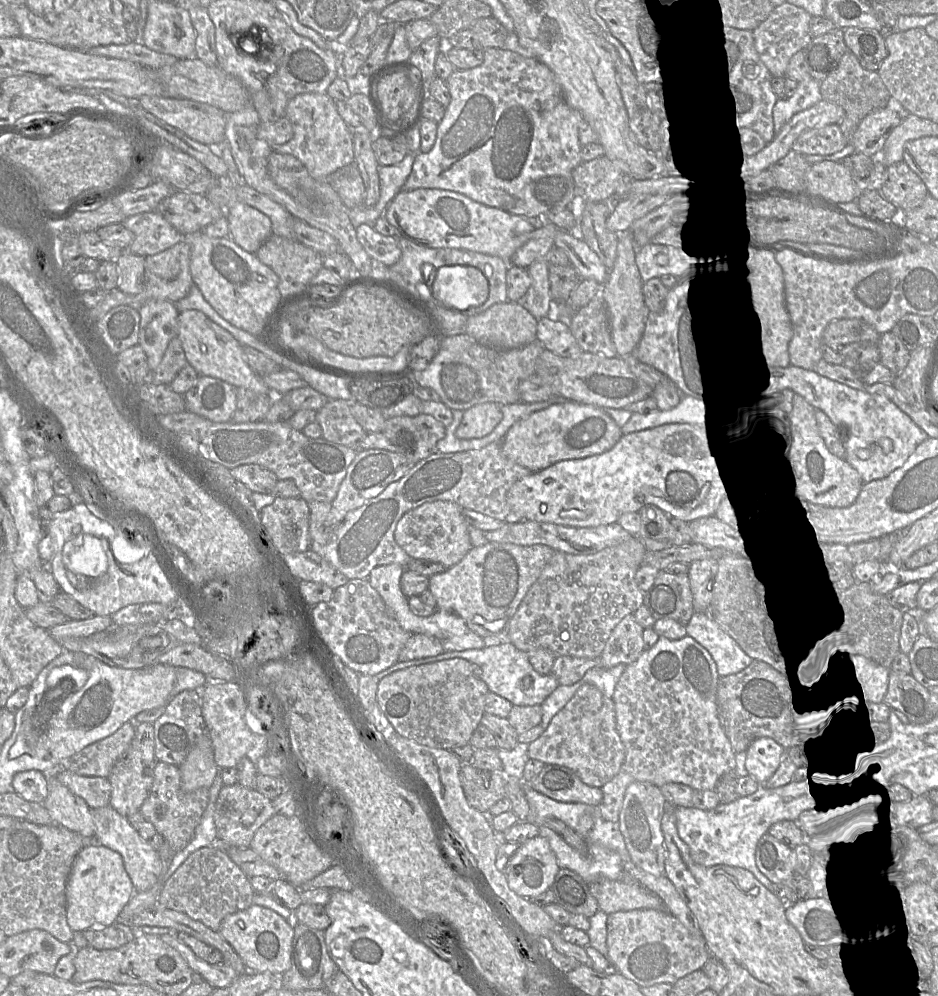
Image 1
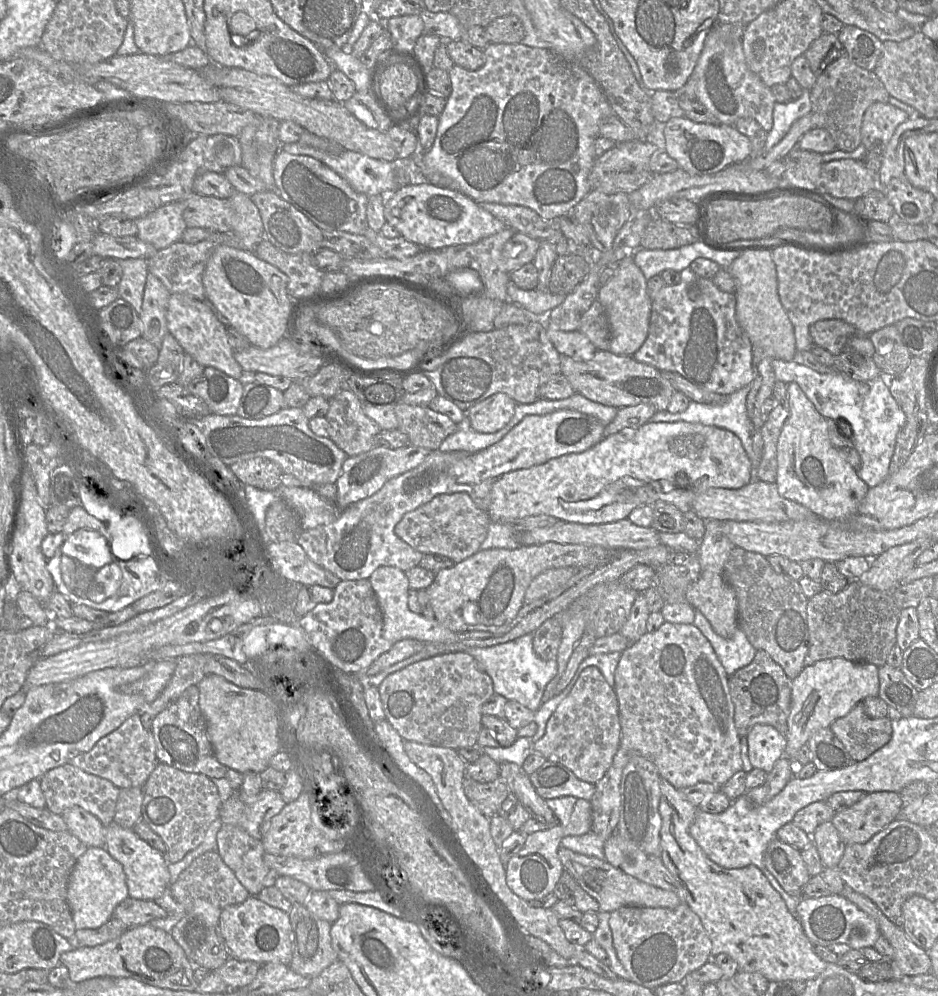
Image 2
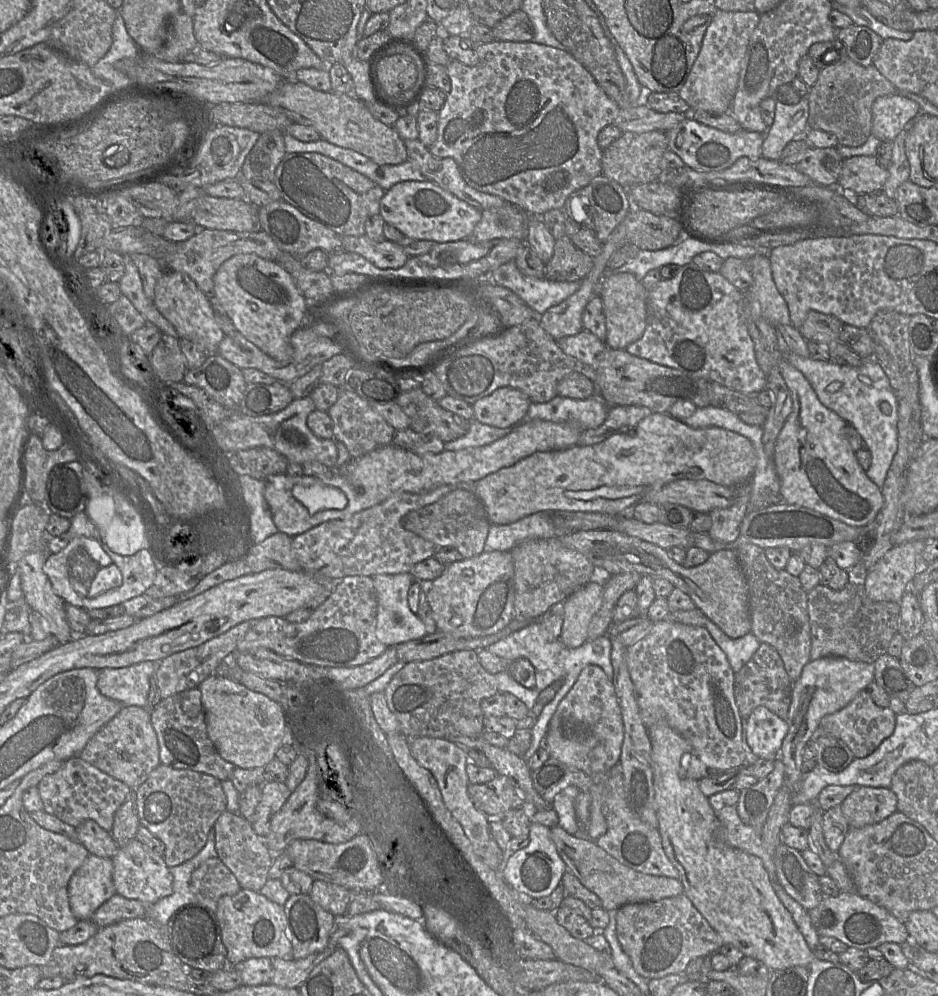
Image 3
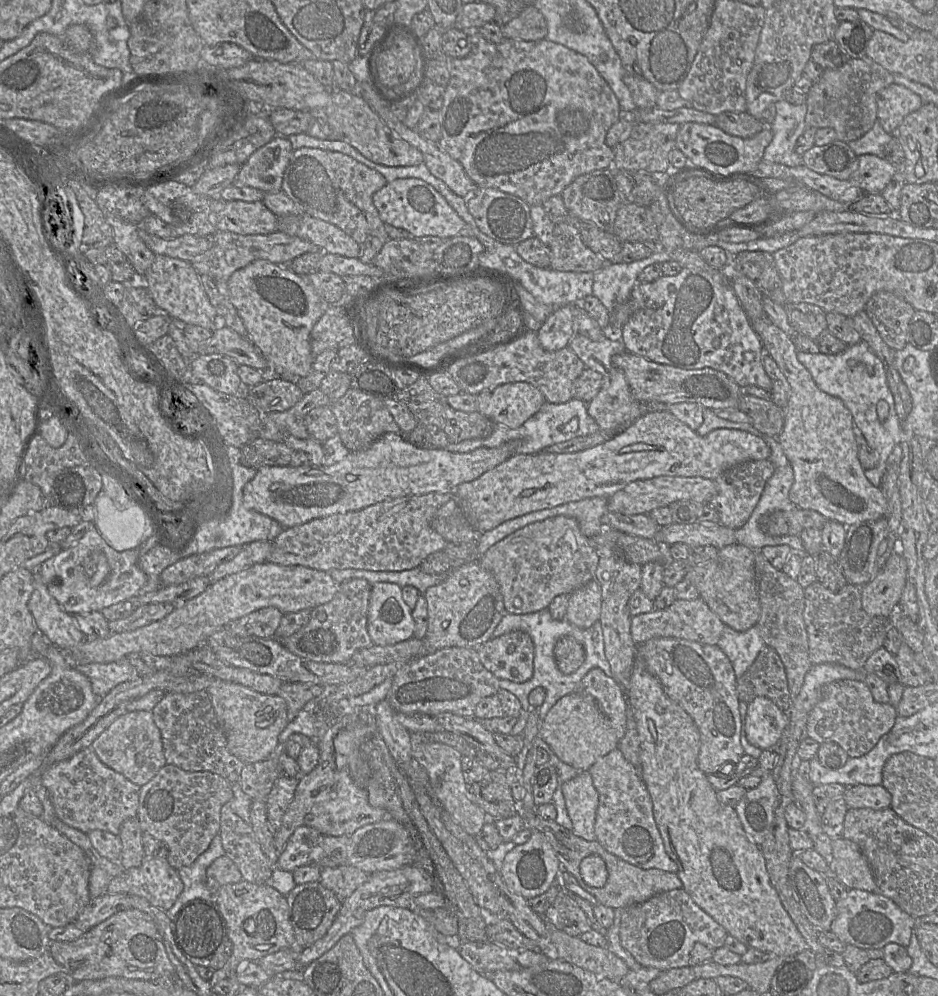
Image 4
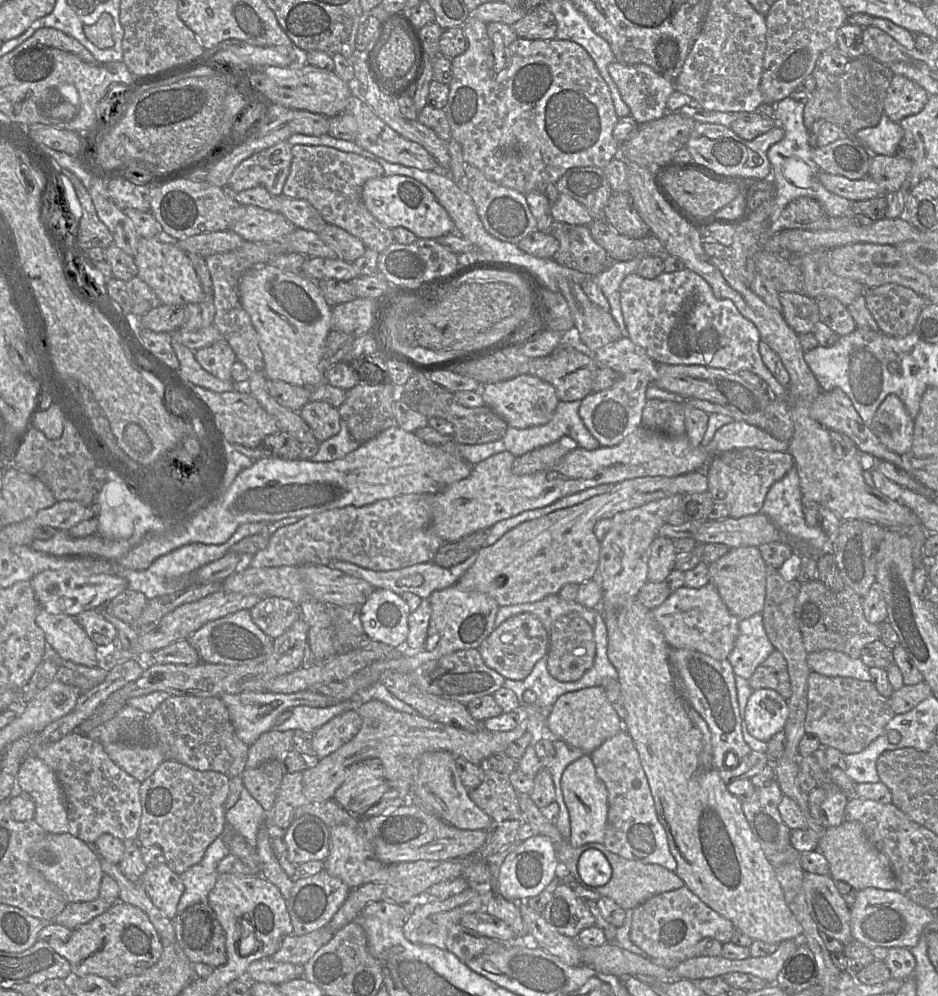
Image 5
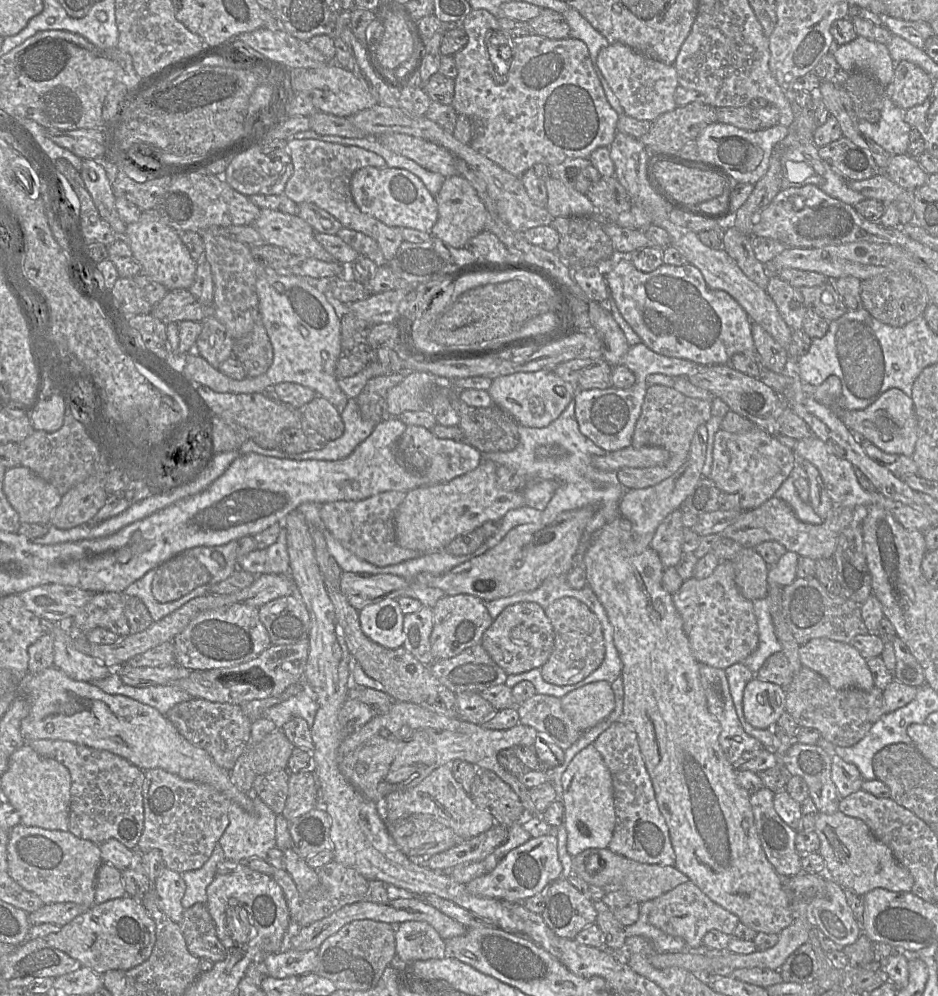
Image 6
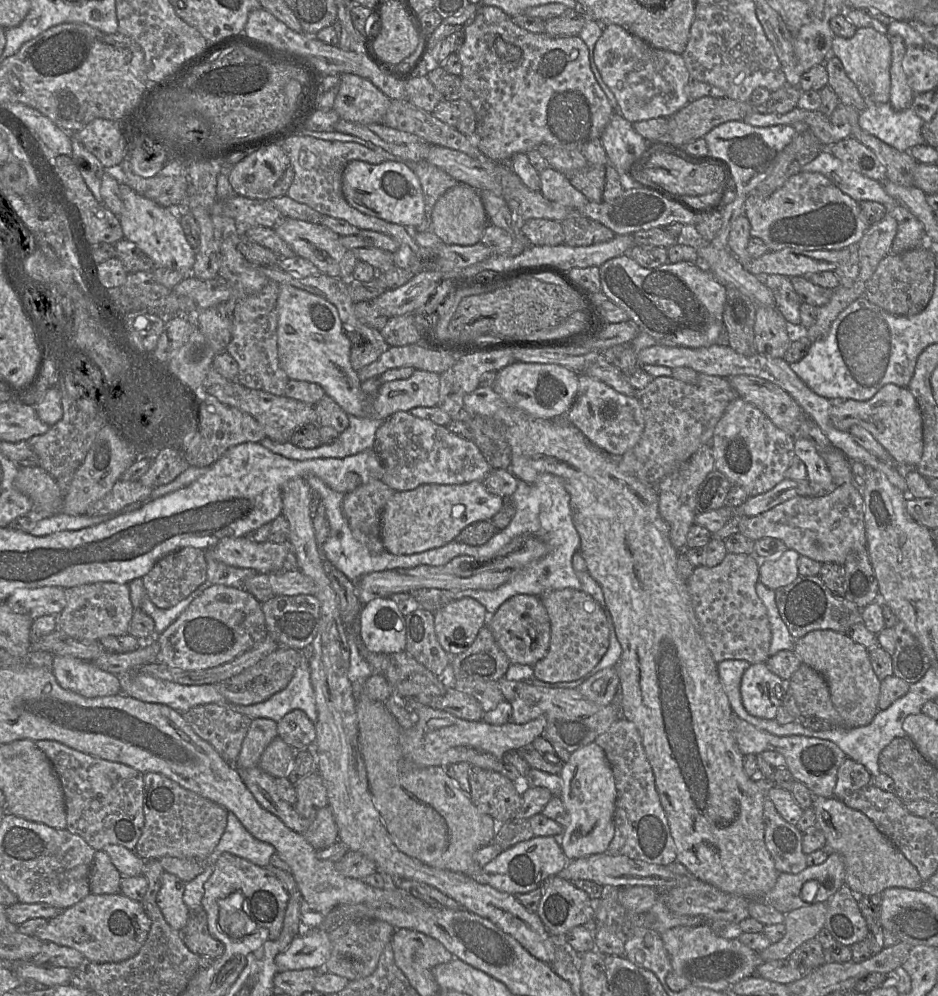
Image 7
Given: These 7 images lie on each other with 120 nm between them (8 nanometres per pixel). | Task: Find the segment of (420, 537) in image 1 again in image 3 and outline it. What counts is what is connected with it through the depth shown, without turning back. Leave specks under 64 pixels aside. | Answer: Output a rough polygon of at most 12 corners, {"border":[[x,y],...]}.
{"border":[[455,489],[401,525],[464,559],[491,524],[474,492]]}

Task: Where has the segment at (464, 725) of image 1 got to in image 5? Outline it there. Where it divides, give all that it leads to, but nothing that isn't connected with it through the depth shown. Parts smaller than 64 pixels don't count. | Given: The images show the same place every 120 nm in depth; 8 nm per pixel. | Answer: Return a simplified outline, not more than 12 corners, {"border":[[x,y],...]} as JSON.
{"border":[[476,648],[429,661],[411,673],[421,691],[467,706],[505,678]]}

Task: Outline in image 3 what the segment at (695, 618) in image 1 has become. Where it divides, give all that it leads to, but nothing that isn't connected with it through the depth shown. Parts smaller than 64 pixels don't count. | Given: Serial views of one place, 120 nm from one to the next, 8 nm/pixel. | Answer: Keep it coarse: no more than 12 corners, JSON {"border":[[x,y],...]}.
{"border":[[711,621],[704,628],[725,653],[734,673],[761,644],[752,632],[732,639]]}

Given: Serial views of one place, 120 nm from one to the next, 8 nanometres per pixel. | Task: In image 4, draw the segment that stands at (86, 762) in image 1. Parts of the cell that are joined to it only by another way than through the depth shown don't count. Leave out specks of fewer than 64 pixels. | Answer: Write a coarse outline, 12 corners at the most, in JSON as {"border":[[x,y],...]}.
{"border":[[151,711],[119,716],[90,747],[140,787],[166,764]]}

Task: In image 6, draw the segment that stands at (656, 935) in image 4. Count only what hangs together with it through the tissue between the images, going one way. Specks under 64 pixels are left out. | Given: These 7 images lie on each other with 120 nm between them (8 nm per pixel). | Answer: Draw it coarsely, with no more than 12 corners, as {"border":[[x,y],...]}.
{"border":[[688,880],[652,900],[649,923],[703,947],[740,920]]}

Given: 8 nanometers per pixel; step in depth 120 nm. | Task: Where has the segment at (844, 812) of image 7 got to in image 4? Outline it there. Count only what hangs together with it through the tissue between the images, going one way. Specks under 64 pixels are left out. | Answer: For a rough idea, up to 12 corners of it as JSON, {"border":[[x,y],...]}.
{"border":[[832,840],[832,875],[848,889],[876,893],[858,845]]}

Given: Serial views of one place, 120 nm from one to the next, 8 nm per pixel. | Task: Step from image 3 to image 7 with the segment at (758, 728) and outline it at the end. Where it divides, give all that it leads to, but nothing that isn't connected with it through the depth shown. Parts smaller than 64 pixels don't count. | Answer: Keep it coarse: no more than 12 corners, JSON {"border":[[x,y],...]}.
{"border":[[766,663],[742,676],[742,703],[752,716],[775,719],[788,681]]}

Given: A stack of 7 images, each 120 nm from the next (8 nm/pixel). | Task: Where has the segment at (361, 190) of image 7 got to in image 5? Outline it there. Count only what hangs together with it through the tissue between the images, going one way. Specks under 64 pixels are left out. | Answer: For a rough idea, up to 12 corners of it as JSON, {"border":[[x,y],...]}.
{"border":[[414,178],[367,180],[368,211],[421,239],[455,231],[434,194]]}

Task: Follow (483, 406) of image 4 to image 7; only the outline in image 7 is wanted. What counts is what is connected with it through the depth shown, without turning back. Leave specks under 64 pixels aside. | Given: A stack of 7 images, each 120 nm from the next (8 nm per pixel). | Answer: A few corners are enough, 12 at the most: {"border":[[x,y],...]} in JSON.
{"border":[[515,361],[493,390],[542,419],[562,418],[579,373],[557,364]]}

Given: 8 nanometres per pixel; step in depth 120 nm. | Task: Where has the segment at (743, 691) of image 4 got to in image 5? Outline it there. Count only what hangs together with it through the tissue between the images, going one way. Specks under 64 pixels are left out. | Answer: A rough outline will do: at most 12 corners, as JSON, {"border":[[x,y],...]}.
{"border":[[774,650],[749,679],[753,691],[791,696],[787,661]]}

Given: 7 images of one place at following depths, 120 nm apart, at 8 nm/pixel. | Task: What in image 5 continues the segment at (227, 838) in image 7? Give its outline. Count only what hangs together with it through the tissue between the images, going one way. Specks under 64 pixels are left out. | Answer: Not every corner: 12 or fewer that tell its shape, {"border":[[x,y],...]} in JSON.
{"border":[[246,788],[225,814],[227,827],[256,848],[268,813]]}

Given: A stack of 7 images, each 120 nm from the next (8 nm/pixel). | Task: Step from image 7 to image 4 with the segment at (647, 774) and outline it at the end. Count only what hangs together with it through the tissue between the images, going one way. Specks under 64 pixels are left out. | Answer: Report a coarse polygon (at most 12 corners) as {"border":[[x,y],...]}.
{"border":[[616,748],[589,769],[596,840],[677,873],[640,772]]}

